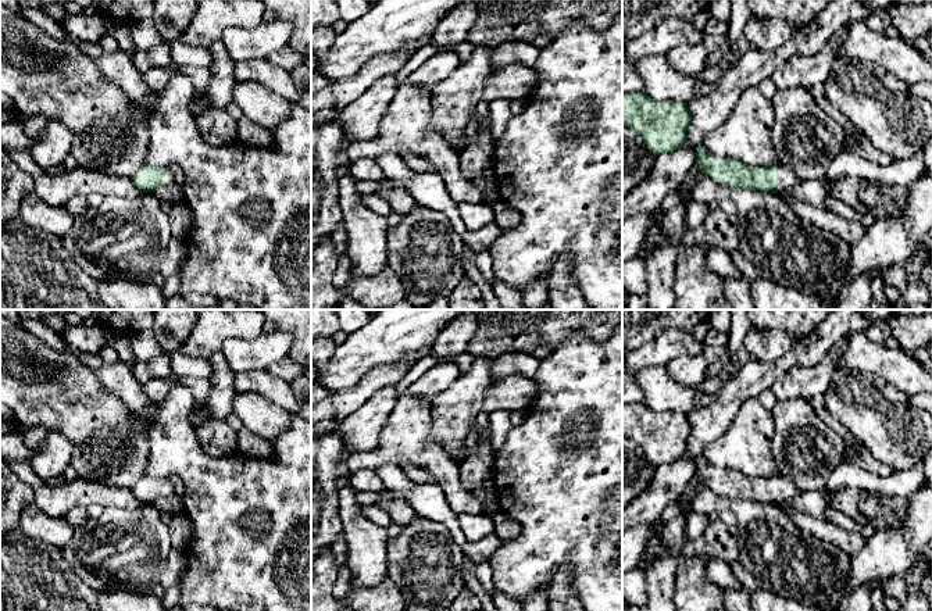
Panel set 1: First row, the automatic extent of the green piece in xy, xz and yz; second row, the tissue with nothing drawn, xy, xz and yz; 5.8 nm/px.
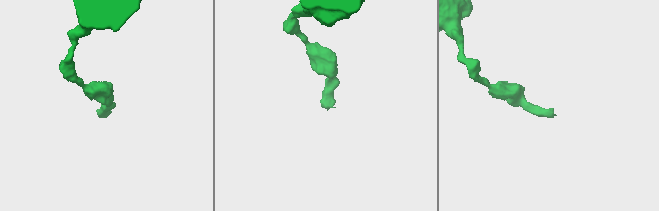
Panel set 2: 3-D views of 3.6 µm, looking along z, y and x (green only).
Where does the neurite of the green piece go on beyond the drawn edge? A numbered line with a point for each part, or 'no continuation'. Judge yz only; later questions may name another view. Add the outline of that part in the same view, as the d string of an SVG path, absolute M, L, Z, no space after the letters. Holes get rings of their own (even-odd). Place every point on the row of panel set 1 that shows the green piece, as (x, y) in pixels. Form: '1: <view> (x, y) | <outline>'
1: yz (786, 177) | M778 165L778 181L781 183L778 192L793 187L800 182L796 174L785 165Z

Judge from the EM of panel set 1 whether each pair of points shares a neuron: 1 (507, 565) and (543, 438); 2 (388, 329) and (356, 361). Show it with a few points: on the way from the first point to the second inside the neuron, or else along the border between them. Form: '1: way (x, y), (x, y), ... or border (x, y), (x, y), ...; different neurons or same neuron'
1: way (539, 533), (543, 529), (543, 470); same neuron
2: way (379, 338), (364, 353); same neuron

